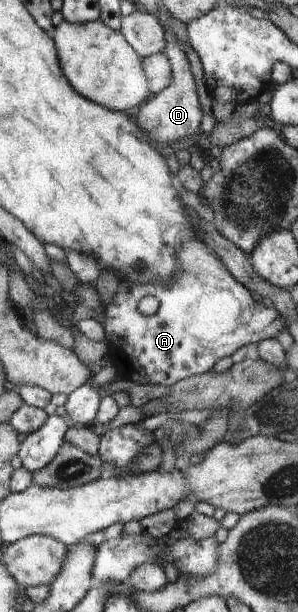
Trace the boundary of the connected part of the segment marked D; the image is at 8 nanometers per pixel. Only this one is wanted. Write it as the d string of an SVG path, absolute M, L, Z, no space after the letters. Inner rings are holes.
M173 30L167 31L166 35L168 40L166 53L171 58L175 80L167 90L154 95L148 103L145 103L137 111L139 112L139 124L143 124L143 132L147 132L147 136L151 136L153 142L163 144L163 146L172 145L177 143L178 140L199 133L201 124L203 124L203 108L201 108L201 102L199 102L197 82L195 82L195 74L191 70L186 46L181 46L179 43L181 40L177 39Z

